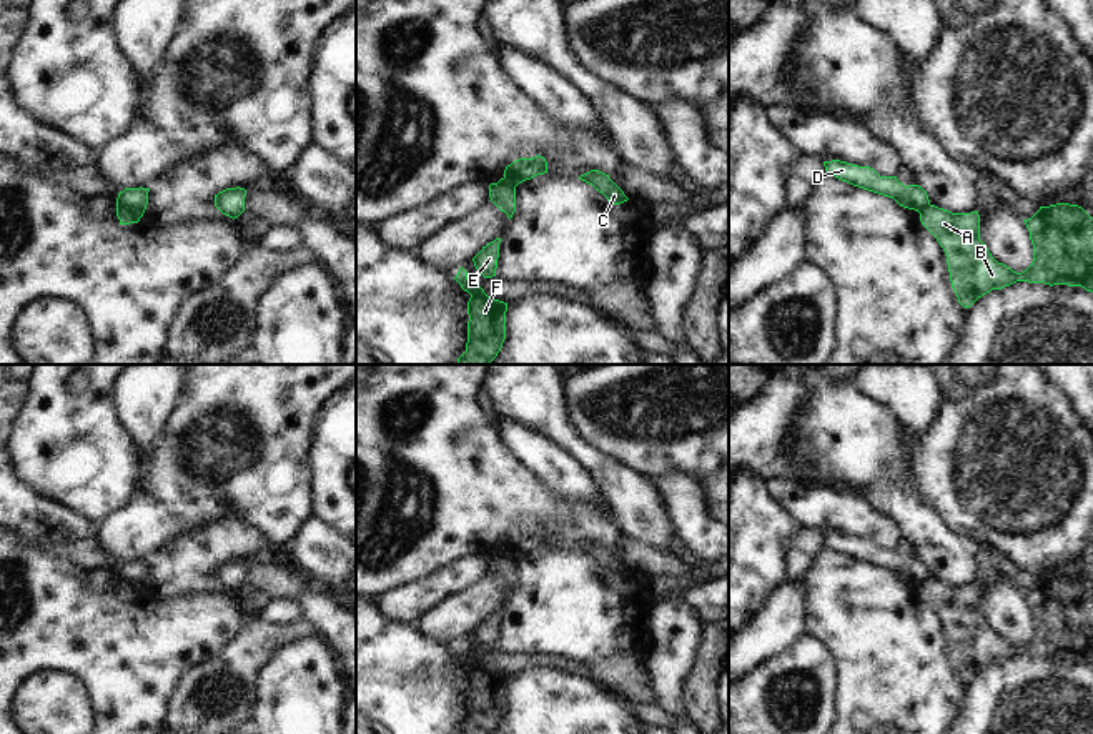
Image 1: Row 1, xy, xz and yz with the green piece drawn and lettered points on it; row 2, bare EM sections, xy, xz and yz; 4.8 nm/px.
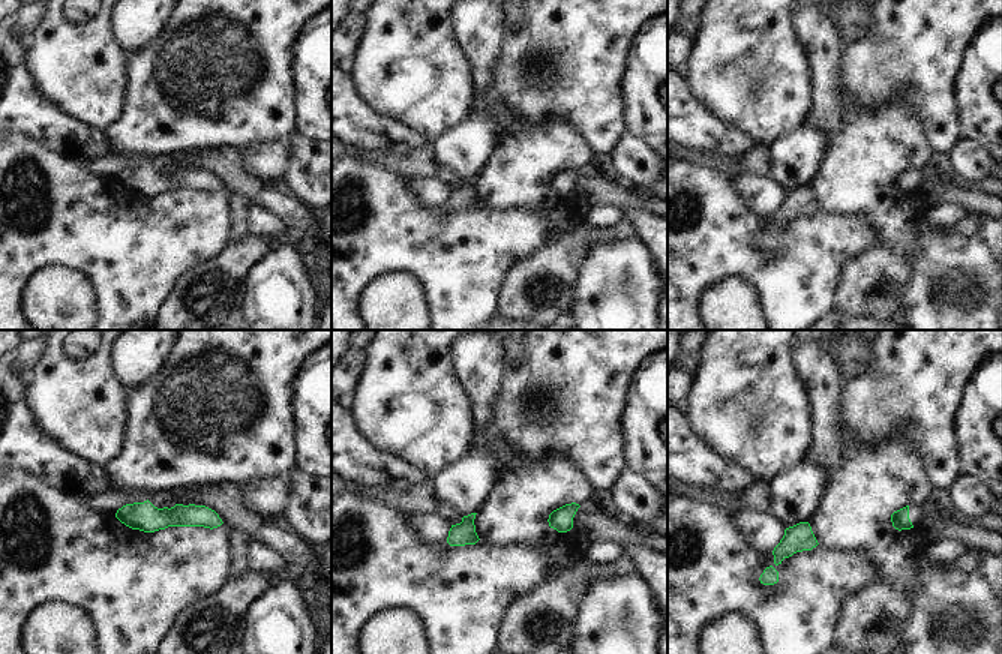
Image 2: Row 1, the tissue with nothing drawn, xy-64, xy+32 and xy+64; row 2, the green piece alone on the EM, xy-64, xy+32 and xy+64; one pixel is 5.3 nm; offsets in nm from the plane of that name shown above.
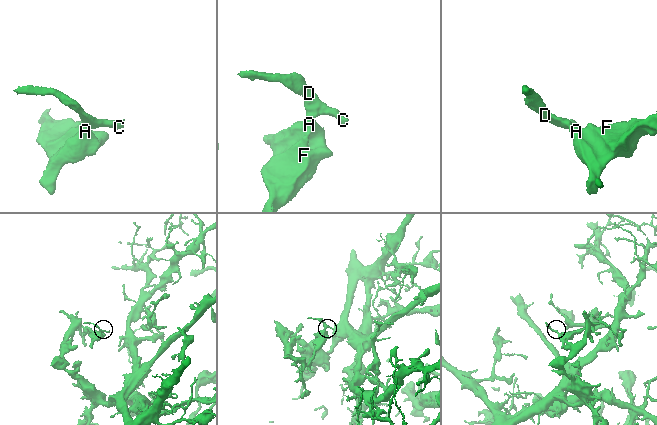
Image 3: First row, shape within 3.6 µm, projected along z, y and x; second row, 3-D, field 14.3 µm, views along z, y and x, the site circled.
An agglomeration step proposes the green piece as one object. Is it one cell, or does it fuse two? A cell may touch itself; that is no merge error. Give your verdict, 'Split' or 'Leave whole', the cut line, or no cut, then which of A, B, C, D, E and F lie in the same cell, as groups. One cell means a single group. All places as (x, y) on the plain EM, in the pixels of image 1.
Split. Split along xy (117, 578), (142, 586). Groups: A B E F / C D

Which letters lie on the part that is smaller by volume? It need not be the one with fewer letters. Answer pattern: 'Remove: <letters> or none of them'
Remove: C, D

